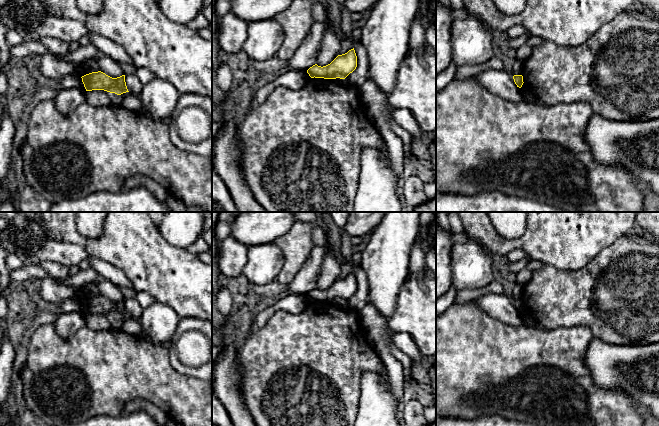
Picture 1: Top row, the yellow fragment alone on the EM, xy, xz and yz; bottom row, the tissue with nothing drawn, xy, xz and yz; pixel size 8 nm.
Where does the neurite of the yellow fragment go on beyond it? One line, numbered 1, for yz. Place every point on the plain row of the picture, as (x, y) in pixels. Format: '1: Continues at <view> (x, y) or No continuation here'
1: No continuation here

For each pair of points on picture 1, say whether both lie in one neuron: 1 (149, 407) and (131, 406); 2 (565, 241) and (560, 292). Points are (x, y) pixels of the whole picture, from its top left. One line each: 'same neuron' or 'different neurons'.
1: same neuron
2: different neurons

